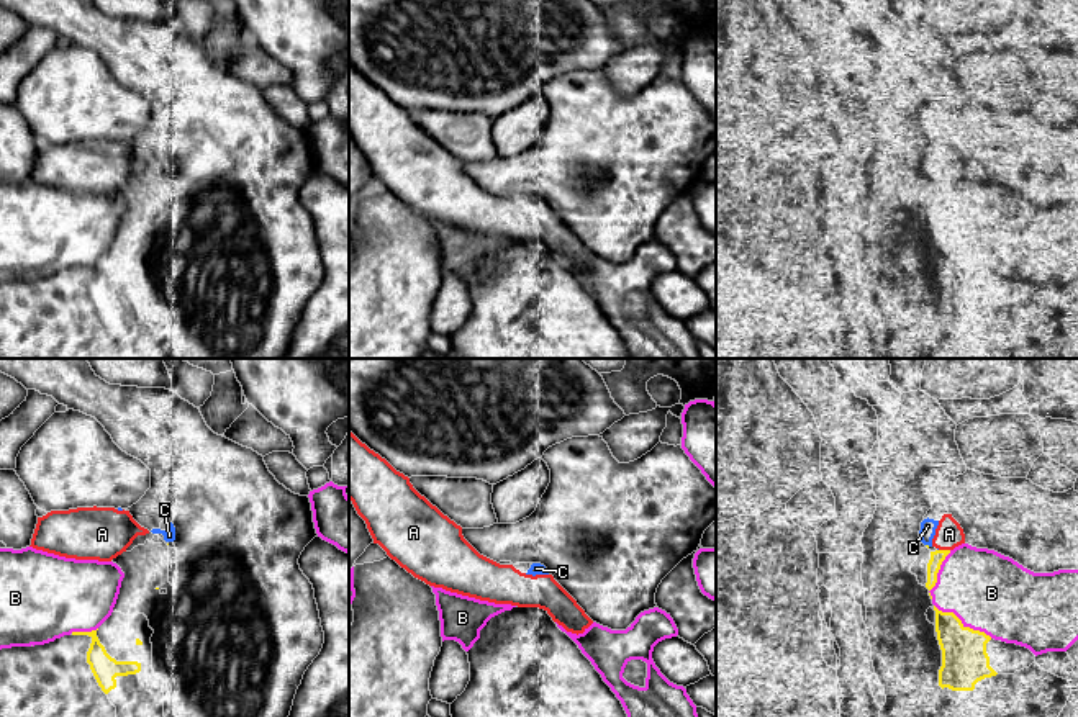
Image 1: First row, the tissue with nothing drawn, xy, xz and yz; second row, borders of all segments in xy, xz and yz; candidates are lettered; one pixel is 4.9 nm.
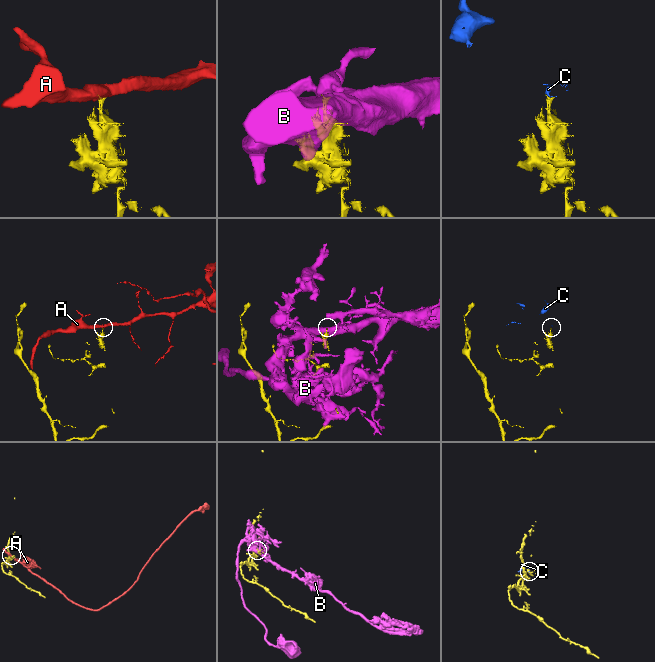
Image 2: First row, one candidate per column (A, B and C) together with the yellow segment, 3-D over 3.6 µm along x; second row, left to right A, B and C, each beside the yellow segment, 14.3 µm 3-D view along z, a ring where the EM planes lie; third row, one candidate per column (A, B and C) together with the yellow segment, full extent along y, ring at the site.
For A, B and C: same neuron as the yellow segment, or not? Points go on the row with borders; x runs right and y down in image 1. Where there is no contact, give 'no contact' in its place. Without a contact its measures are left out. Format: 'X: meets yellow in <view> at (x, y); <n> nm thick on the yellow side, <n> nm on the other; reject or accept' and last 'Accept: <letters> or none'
A: meets yellow in yz at (944, 550); 70 nm thick on the yellow side, 140 nm on the other; reject
B: meets yellow in yz at (962, 624); 220 nm thick on the yellow side, 380 nm on the other; reject
C: no contact; reject
Accept: none

